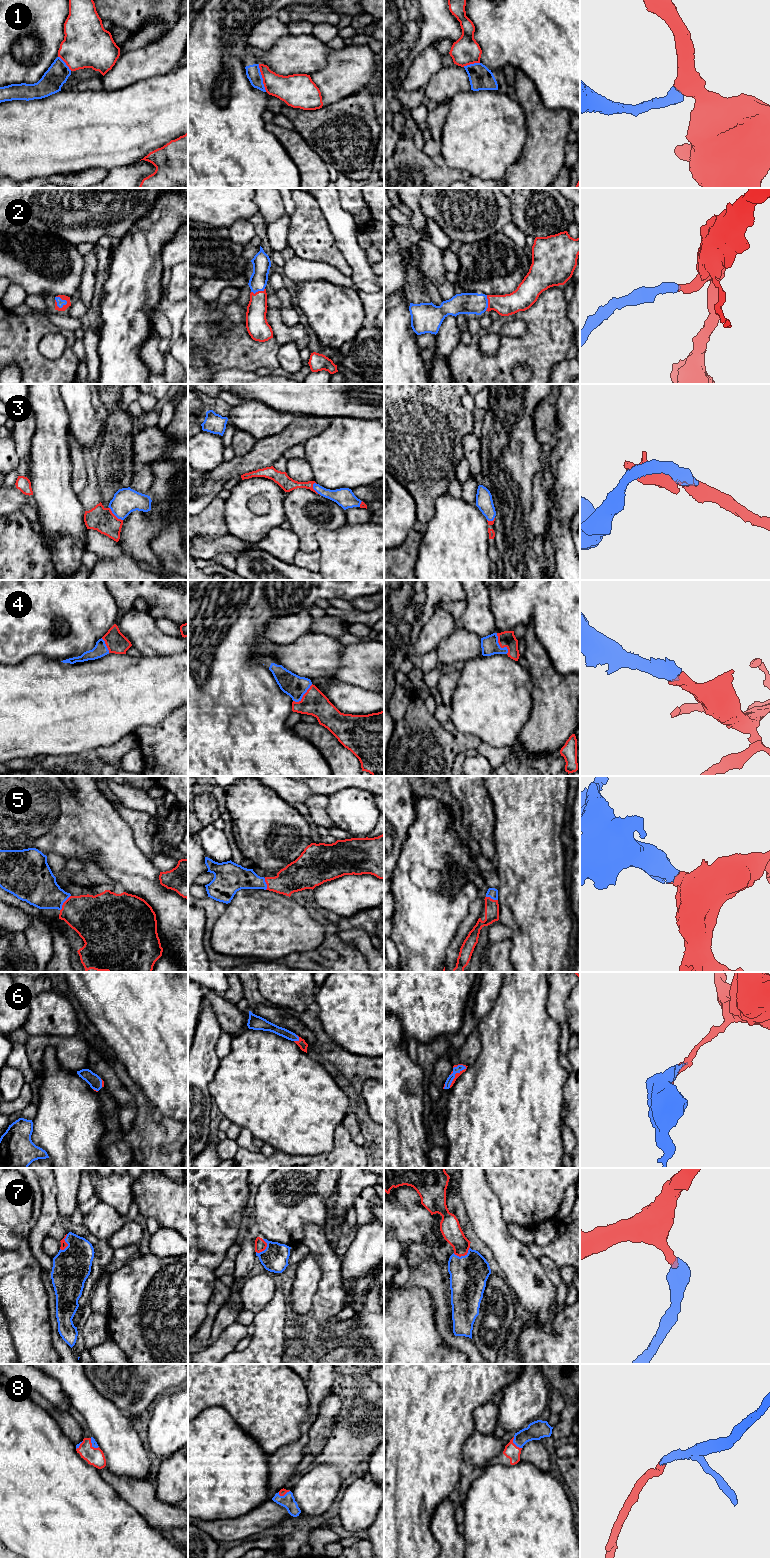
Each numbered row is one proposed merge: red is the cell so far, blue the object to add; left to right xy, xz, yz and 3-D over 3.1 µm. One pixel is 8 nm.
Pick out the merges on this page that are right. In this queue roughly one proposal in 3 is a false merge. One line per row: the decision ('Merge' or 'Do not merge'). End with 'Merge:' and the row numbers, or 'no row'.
1: Do not merge
2: Merge
3: Merge
4: Merge
5: Merge
6: Merge
7: Merge
8: Merge
Merge: 2, 3, 4, 5, 6, 7, 8

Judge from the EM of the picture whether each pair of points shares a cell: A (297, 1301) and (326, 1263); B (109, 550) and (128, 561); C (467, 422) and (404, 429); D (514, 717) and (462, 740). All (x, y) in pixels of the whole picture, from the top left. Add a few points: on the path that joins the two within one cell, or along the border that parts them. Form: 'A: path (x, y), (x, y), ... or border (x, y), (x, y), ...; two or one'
A: border (310, 1252), (316, 1258), (321, 1273), (315, 1293); two
B: border (120, 544), (119, 555), (112, 558), (100, 557); two
C: path (451, 422), (447, 425), (420, 425); one
D: border (452, 722), (459, 731), (472, 734), (480, 741); two

